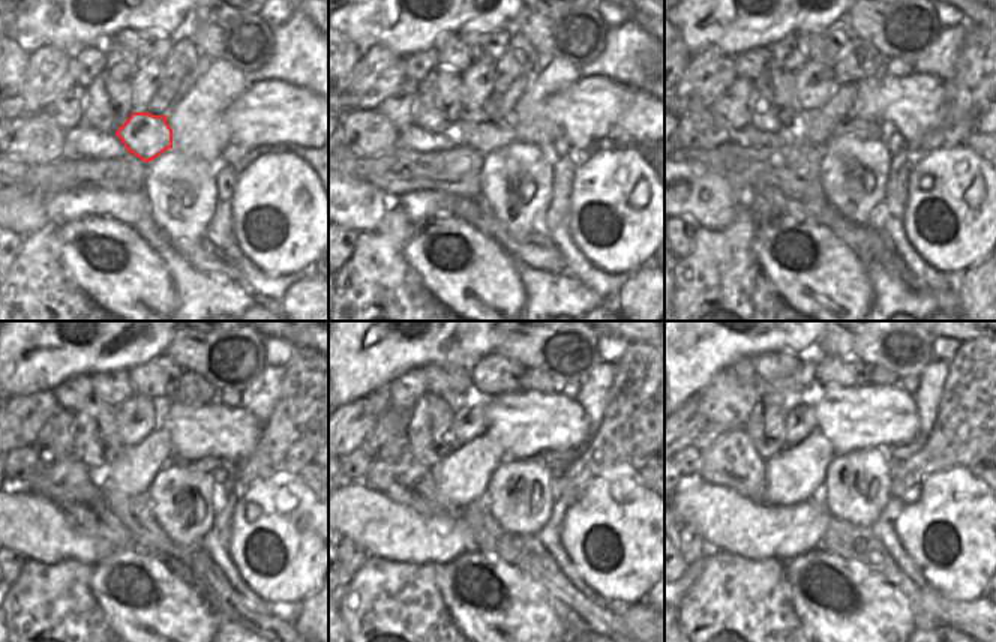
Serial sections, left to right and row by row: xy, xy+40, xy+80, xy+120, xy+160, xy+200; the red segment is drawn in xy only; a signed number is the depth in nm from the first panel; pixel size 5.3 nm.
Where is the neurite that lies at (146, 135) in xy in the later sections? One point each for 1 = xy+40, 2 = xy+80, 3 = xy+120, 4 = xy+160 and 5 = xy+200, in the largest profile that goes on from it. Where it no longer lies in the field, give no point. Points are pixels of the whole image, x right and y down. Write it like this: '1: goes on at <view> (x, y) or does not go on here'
1: goes on at xy+40 (485, 134)
2: goes on at xy+80 (861, 128)
3: goes on at xy+120 (207, 464)
4: goes on at xy+160 (564, 458)
5: goes on at xy+200 (905, 450)

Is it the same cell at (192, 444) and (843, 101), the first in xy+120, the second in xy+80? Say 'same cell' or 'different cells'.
different cells

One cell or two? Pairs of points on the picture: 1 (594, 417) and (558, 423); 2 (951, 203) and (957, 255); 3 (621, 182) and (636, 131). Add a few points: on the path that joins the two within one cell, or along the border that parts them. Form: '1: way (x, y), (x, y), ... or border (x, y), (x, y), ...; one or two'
1: border (573, 399), (582, 408), (591, 435); two
2: way (959, 216), (960, 234), (957, 242); one
3: border (635, 146), (599, 149); two

